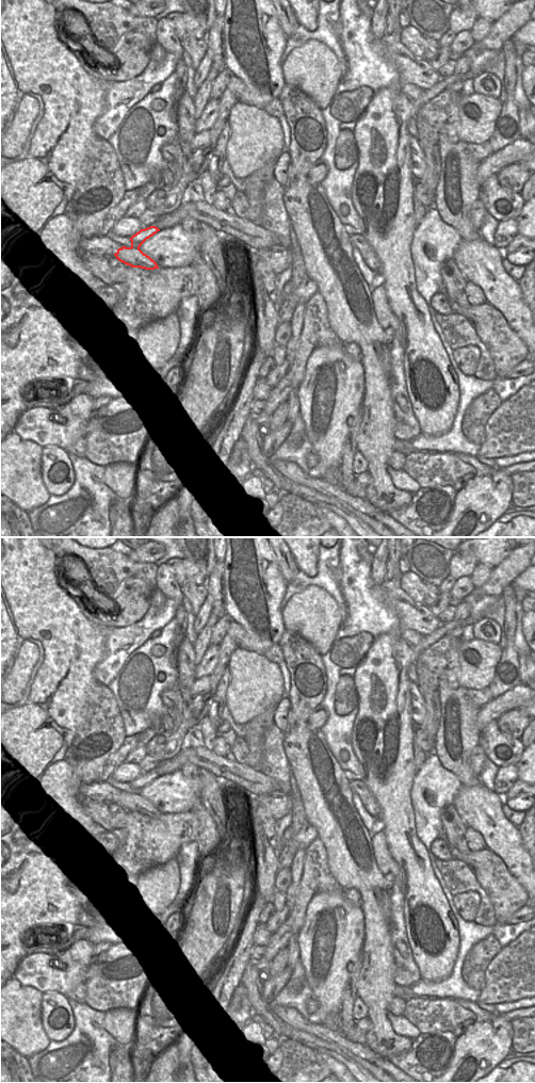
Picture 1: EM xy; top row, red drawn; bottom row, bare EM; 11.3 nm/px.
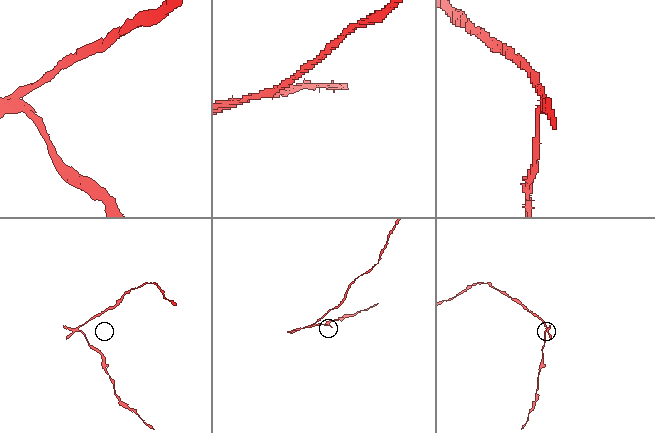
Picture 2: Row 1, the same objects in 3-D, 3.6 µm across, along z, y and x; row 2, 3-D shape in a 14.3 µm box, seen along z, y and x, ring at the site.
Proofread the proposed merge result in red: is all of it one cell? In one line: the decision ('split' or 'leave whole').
split

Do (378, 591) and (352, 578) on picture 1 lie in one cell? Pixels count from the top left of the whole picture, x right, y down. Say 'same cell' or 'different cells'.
different cells

